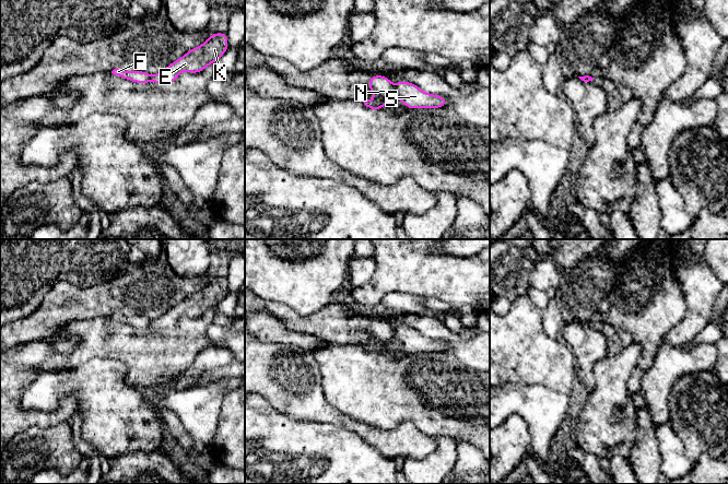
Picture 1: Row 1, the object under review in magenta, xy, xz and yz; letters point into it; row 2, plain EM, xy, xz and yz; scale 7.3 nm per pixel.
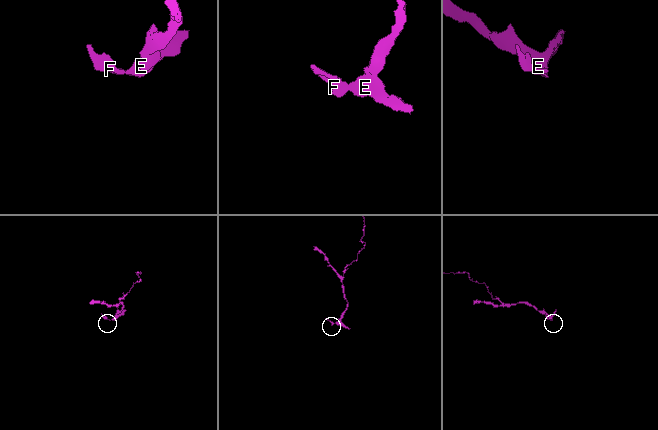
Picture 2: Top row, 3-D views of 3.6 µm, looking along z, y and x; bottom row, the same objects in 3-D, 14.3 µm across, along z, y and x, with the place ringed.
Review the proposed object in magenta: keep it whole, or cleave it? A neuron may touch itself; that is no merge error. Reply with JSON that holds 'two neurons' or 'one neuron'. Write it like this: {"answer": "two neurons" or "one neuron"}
{"answer": "two neurons"}

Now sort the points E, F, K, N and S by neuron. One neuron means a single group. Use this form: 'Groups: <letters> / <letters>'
Groups: E K S / F N

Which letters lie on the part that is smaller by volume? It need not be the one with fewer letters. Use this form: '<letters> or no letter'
F, N

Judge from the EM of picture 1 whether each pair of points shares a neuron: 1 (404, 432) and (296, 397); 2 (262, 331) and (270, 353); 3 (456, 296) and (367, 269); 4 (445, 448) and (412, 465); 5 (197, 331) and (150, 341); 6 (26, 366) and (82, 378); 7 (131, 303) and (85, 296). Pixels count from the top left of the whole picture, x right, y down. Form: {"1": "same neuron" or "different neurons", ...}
{"1": "same neuron", "2": "different neurons", "3": "different neurons", "4": "same neuron", "5": "same neuron", "6": "different neurons", "7": "same neuron"}

